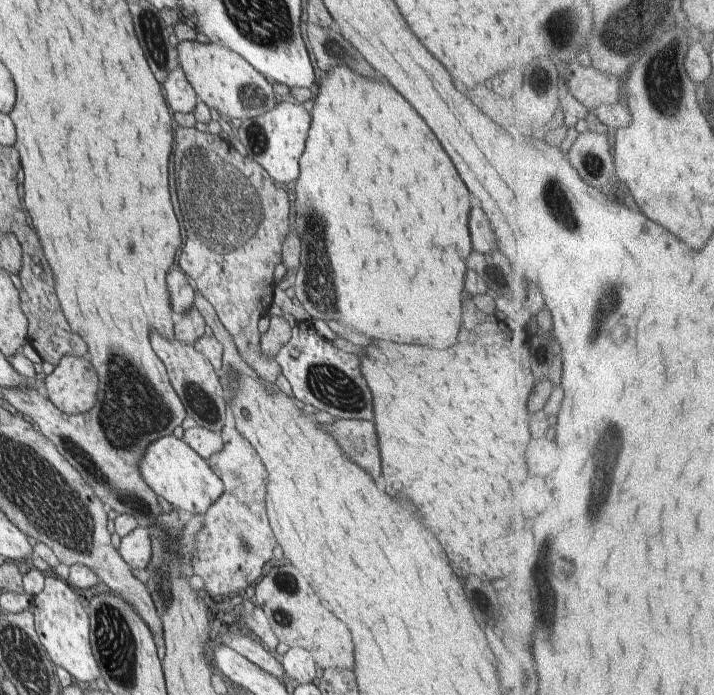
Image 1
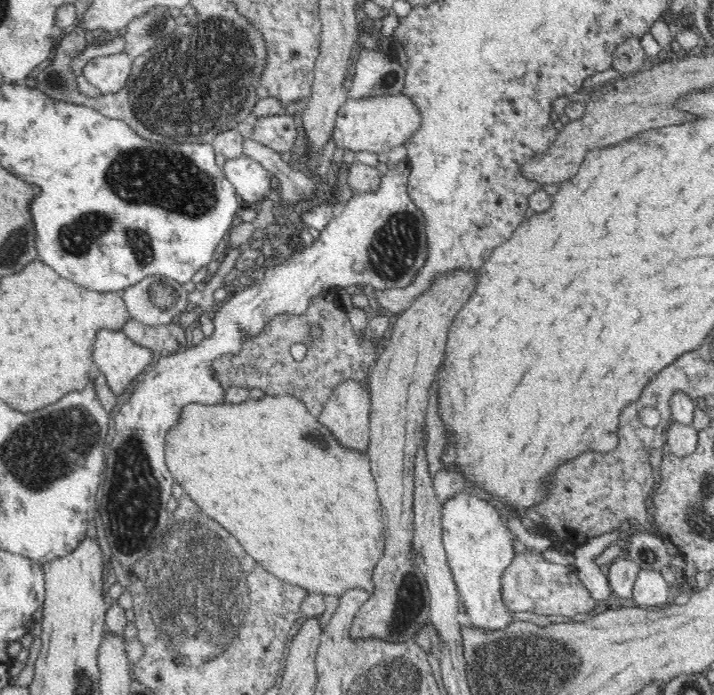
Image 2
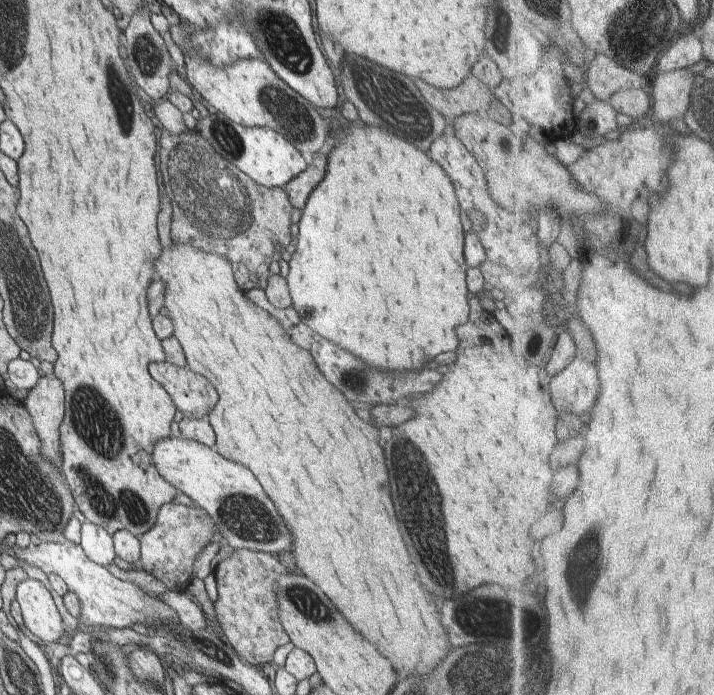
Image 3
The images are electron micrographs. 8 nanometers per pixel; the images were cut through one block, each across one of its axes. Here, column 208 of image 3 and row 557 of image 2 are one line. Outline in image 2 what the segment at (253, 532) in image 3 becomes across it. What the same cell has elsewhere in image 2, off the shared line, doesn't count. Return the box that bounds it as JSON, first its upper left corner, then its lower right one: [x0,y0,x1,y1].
[441,492,516,631]

